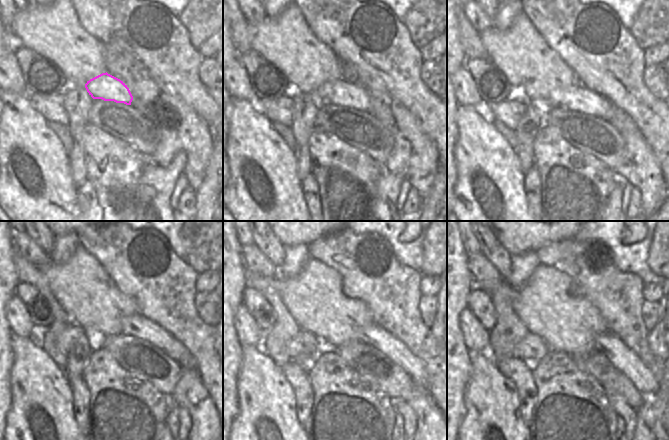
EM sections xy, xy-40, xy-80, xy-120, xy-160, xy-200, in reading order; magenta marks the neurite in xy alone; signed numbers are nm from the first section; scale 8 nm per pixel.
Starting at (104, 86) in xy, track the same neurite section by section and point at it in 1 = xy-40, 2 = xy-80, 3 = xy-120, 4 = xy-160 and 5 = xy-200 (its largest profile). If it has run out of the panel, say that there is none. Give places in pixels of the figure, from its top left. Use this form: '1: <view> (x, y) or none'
1: xy-40 (340, 92)
2: xy-80 (577, 97)
3: xy-120 (137, 325)
4: xy-160 (388, 344)
5: xy-200 (624, 359)

